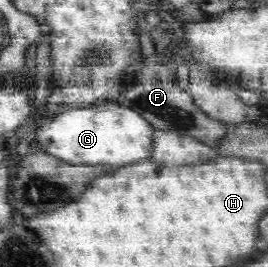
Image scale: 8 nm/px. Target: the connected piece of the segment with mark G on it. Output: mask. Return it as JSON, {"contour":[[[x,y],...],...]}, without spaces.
{"contour":[[[119,103],[97,105],[65,111],[53,121],[41,119],[37,132],[32,136],[34,148],[60,157],[69,163],[109,163],[109,165],[132,166],[149,160],[155,149],[157,129],[137,111]]]}

